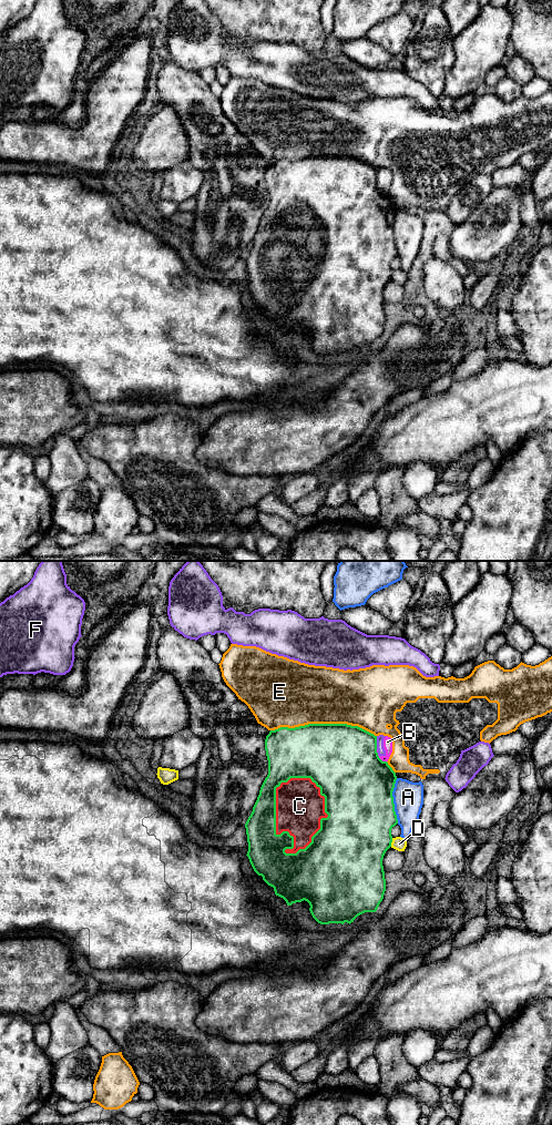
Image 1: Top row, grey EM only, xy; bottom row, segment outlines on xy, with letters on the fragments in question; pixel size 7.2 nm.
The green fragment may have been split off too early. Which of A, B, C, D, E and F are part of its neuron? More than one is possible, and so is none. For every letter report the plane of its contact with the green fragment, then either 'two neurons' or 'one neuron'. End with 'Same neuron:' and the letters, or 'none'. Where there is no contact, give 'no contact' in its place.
A: contact in xy; two neurons
B: contact in xy; two neurons
C: contact in xy; one neuron
D: contact in xy; two neurons
E: contact in xy; two neurons
F: contact in xy; two neurons
Same neuron: C

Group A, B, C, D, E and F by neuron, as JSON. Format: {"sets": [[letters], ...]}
{"sets": [["A"], ["B", "F"], ["C"], ["D"], ["E"]]}

